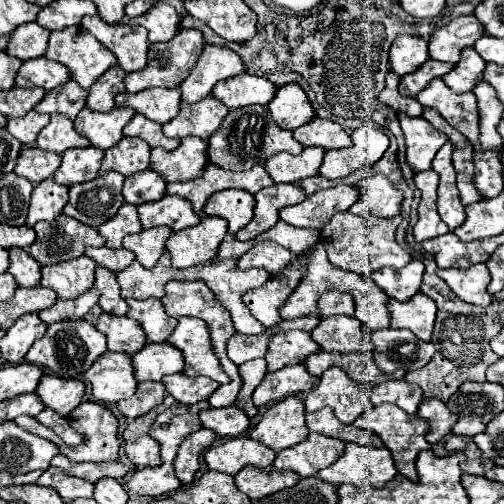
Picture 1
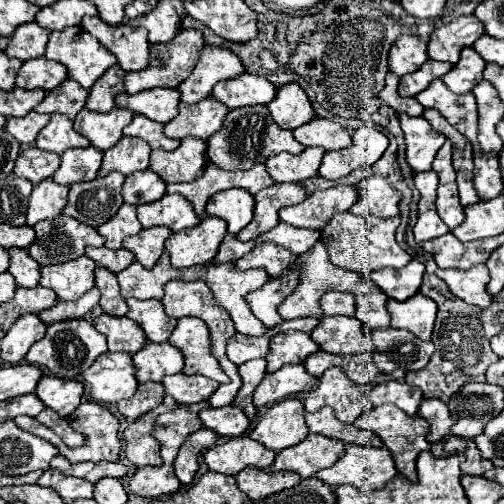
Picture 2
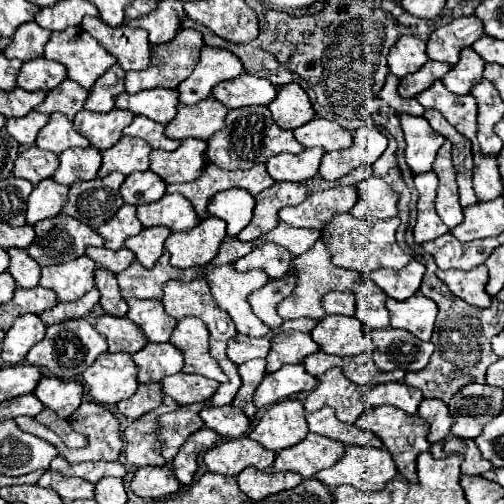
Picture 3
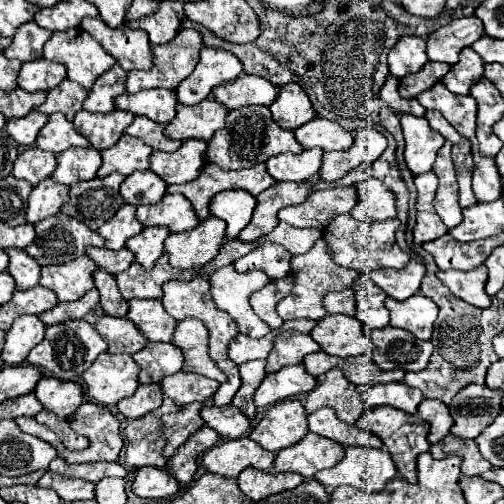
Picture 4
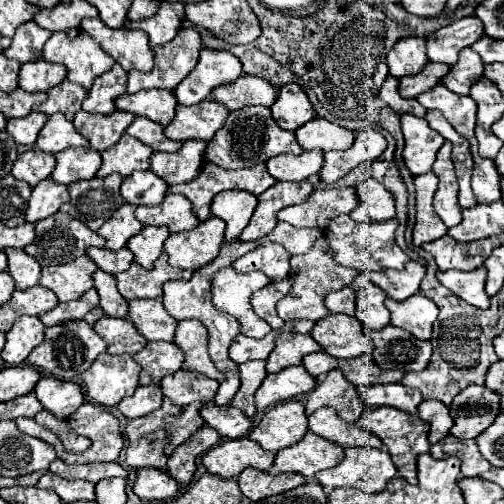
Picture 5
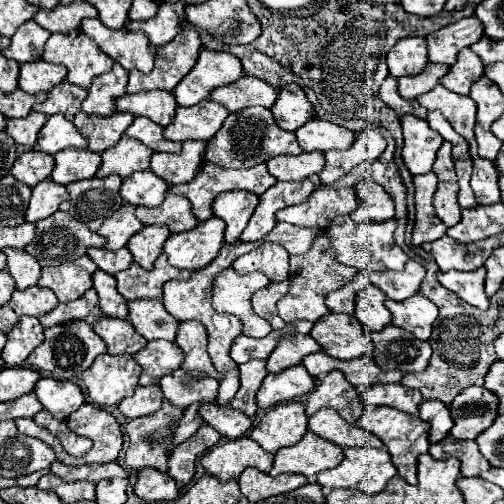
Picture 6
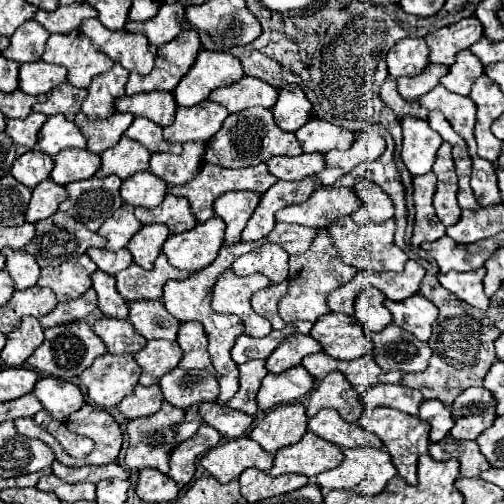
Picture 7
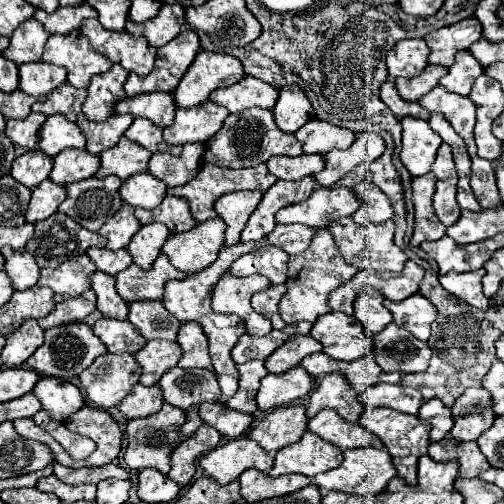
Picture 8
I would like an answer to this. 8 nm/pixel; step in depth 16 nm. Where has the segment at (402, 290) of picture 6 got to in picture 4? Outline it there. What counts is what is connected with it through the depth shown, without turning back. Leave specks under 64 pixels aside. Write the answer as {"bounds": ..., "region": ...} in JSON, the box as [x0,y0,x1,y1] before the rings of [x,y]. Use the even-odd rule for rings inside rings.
{"bounds":[382,260,424,300],"region":[[[410,260],[404,270],[382,270],[382,290],[394,300],[406,300],[418,292],[424,272],[424,264],[416,260]]]}

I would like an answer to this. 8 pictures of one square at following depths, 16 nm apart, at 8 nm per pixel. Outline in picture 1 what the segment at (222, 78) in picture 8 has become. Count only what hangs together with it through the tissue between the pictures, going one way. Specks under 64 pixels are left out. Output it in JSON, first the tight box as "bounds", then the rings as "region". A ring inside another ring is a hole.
{"bounds":[180,44,244,104],"region":[[[206,44],[196,66],[188,74],[188,78],[180,84],[182,100],[190,104],[198,102],[212,92],[216,82],[232,78],[242,72],[244,72],[244,62],[236,52],[232,52],[226,46]]]}

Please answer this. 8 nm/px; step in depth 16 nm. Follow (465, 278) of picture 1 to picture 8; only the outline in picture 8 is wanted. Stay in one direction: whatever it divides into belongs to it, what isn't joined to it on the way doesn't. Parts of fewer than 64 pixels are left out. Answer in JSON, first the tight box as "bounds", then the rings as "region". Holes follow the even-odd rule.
{"bounds":[438,268,490,310],"region":[[[484,268],[474,270],[474,272],[448,272],[444,276],[438,276],[438,280],[456,298],[468,302],[474,308],[488,310],[490,300],[482,292],[482,278],[484,278],[484,274],[486,274]]]}

